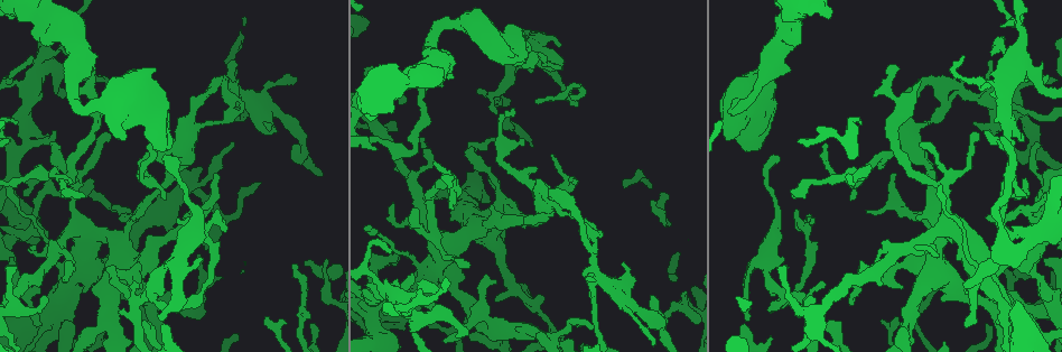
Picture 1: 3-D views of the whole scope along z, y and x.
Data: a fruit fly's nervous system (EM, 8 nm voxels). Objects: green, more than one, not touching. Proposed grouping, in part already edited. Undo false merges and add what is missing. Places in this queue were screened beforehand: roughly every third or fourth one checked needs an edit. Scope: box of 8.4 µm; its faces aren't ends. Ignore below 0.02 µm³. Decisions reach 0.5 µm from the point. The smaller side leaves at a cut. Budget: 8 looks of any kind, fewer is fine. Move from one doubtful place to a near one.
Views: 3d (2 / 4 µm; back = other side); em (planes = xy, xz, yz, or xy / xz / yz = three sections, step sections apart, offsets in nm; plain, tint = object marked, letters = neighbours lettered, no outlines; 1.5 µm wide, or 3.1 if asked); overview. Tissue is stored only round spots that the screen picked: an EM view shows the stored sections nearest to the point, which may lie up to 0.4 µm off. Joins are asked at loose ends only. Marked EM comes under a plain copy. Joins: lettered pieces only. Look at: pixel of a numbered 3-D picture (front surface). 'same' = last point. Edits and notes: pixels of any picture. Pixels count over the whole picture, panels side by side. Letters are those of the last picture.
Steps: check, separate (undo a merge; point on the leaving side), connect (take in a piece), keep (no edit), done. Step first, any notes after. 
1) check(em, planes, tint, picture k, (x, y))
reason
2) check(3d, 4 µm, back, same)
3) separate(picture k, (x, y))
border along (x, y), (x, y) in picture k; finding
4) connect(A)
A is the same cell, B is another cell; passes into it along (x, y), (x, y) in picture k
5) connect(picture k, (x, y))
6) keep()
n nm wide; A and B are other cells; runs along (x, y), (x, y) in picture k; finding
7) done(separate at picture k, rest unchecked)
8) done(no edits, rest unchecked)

check(3d, 4 µm, picture 1, (325, 261))
branch stops here

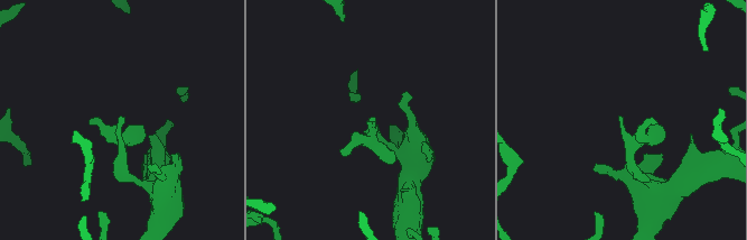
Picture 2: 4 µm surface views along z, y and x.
check(em, xy, step 4, tint, picture 2, (374, 118))
shape alone is not enough

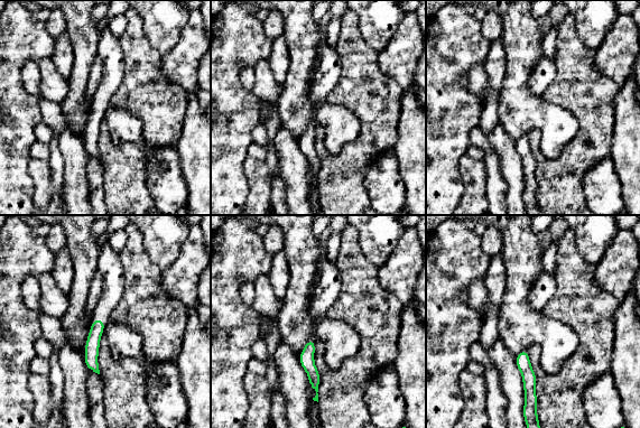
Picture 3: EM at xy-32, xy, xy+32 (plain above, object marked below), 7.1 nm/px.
check(em, planes, letters, same)

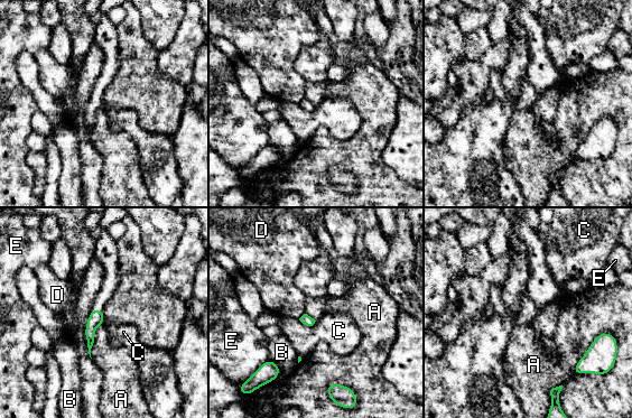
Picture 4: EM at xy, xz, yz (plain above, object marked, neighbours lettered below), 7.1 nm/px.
keep()
A, B, C, D and E are other cells; border along (606, 332), (592, 342), (574, 374) in picture 4; no lettered piece goes on from it

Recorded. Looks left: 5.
check(3d, 4 µm, picture 1, (596, 265))
arms run side by side

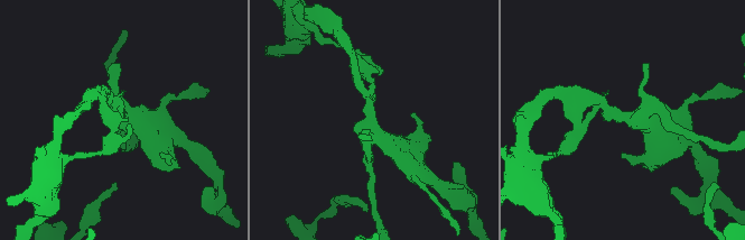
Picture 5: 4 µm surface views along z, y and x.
check(em, planes, letters, picture 5, (623, 119))

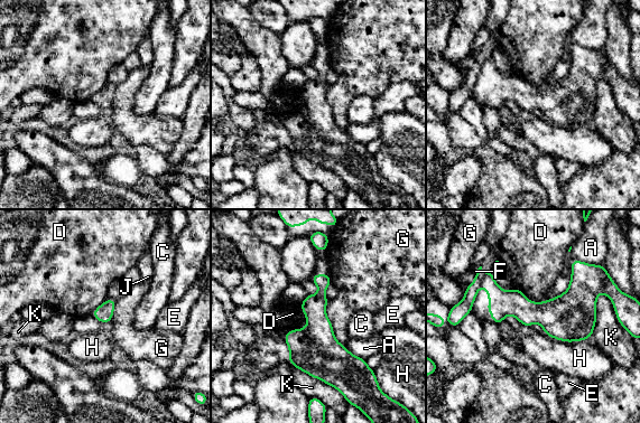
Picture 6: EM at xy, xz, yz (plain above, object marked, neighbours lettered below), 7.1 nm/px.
keep()
A, C, D, E, F, G, H, J and K are other cells; all the same neuron

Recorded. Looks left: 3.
check(em, planes, letters, picture 1, (134, 213))
an open end

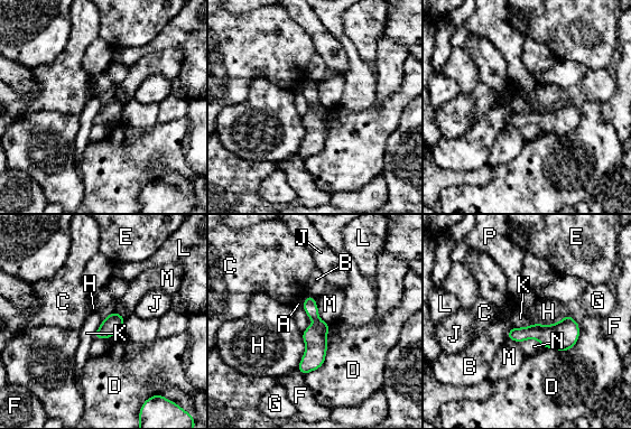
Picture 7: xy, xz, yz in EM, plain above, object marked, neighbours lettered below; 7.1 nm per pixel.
keep()
140 nm wide; A, B, C, D, E, F, G, H, J, K, L, M, N and P are other cells; border along (536, 322), (531, 325), (511, 327) in picture 7; none of them fits

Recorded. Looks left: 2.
done(no edits, rest unchecked)

